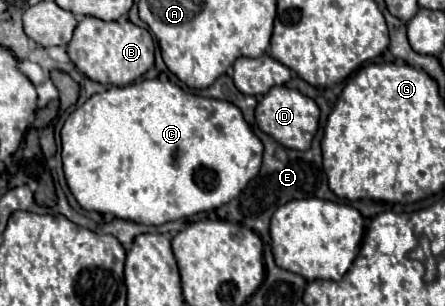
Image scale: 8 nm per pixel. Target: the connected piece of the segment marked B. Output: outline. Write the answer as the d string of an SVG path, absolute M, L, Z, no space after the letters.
M84 17L74 29L72 41L68 43L68 55L72 63L92 81L120 87L136 81L154 65L154 39L148 29L142 29L128 19L120 23Z

